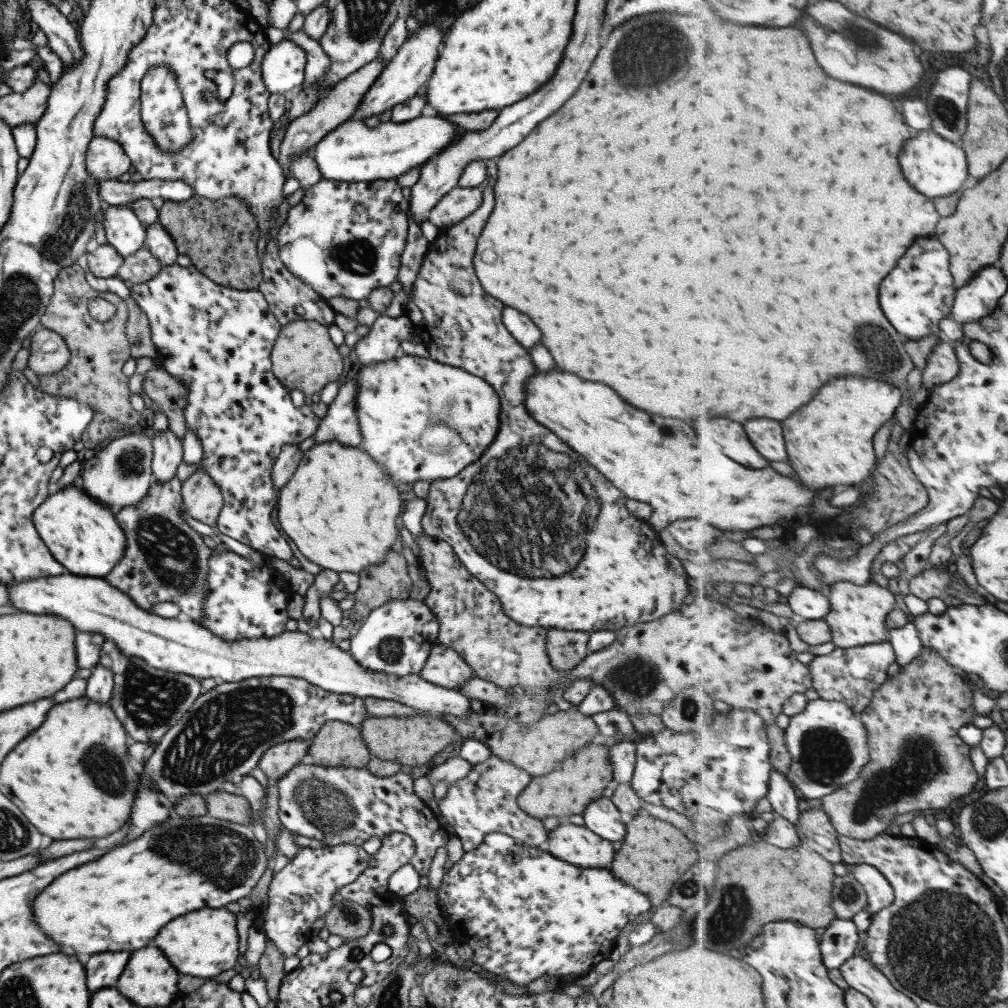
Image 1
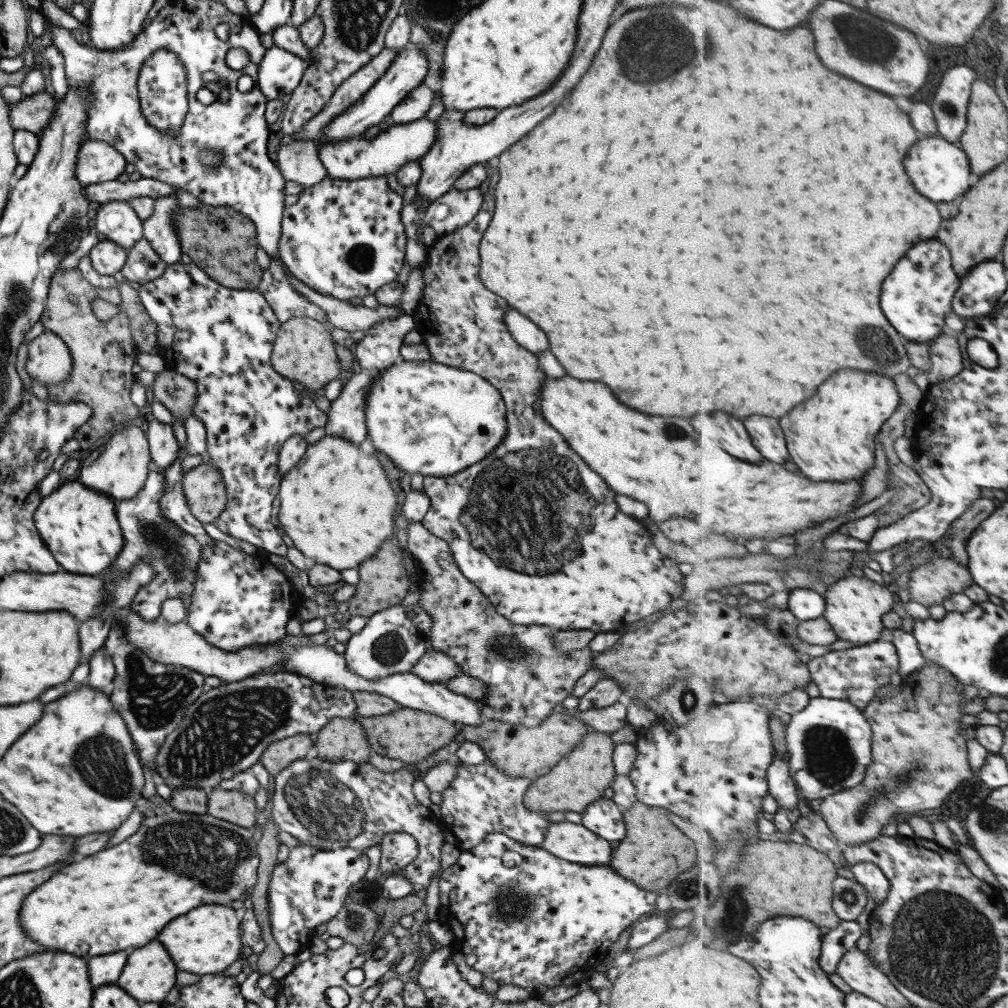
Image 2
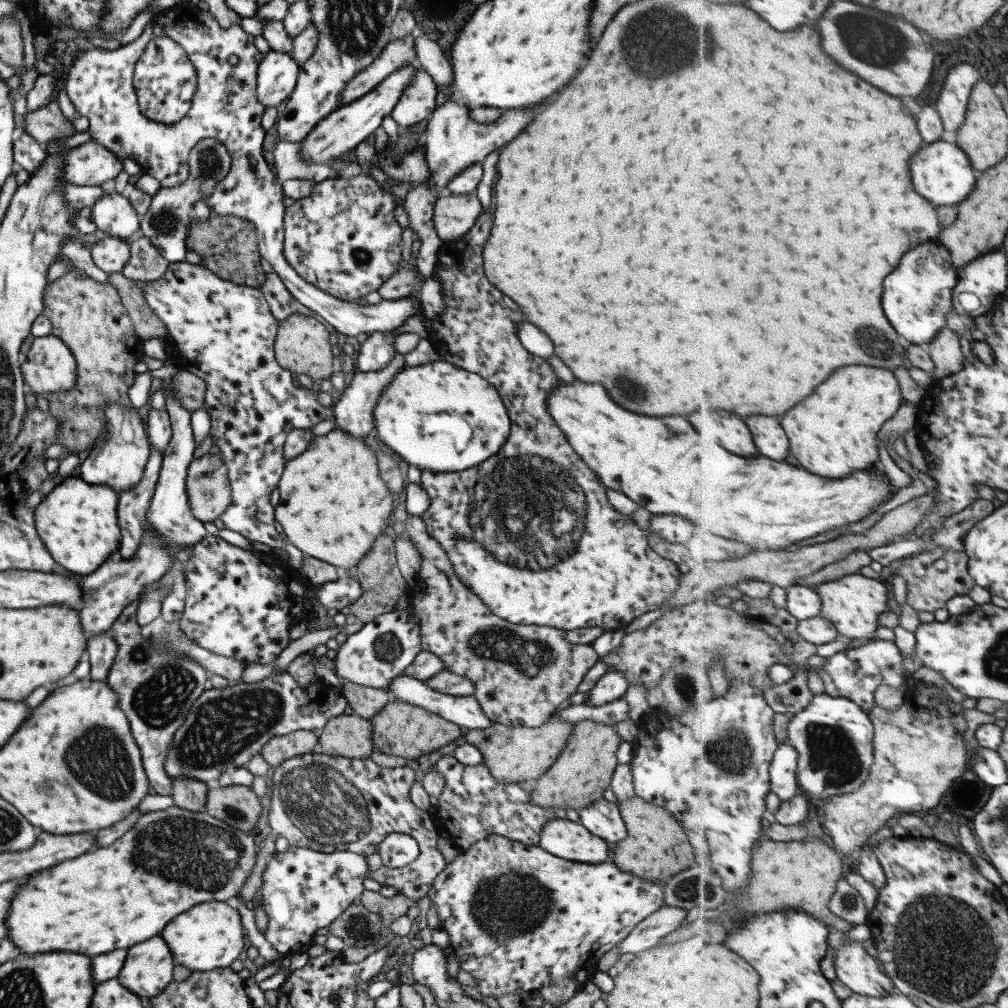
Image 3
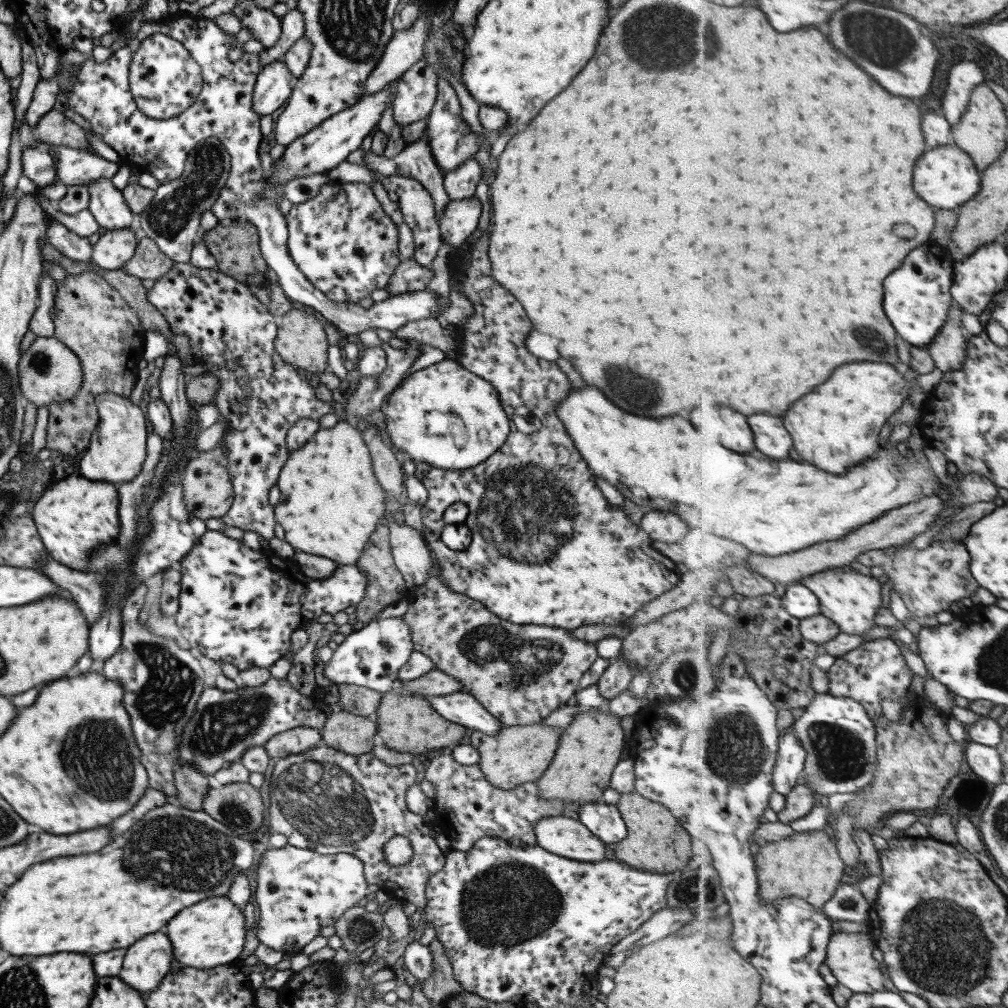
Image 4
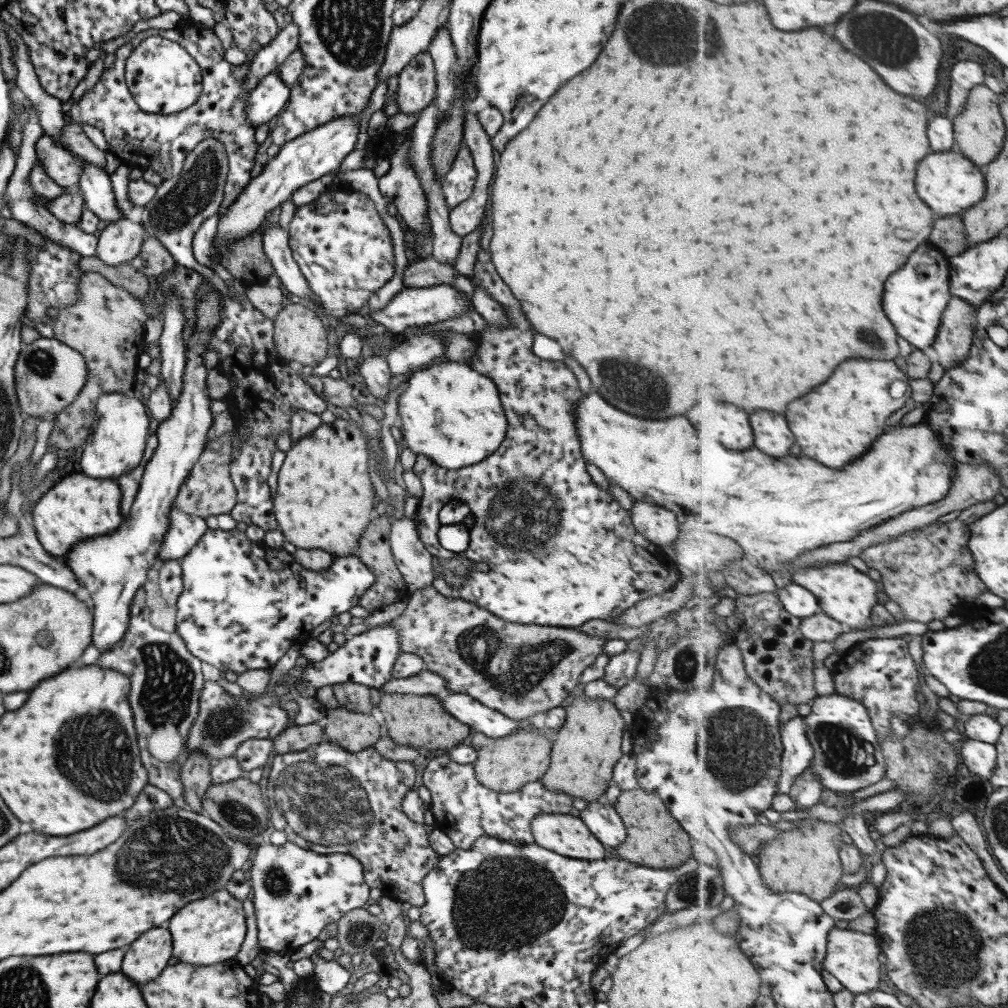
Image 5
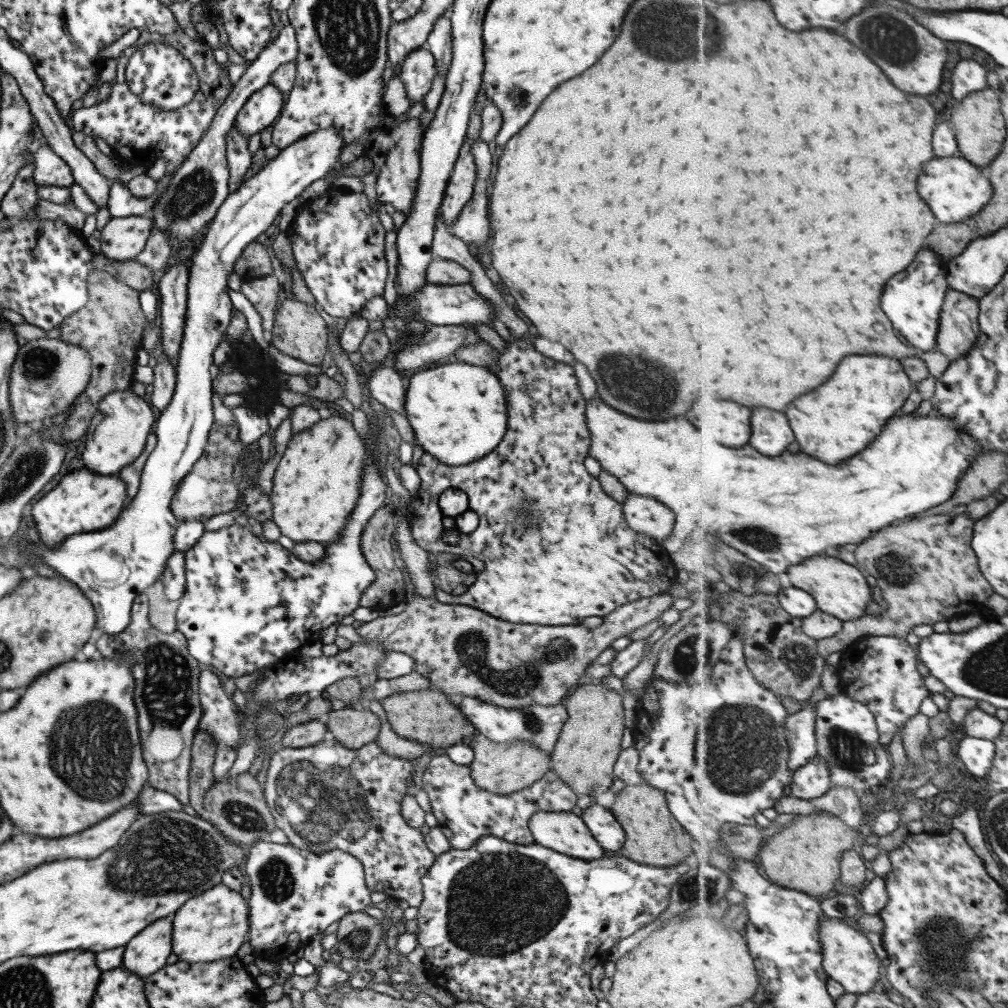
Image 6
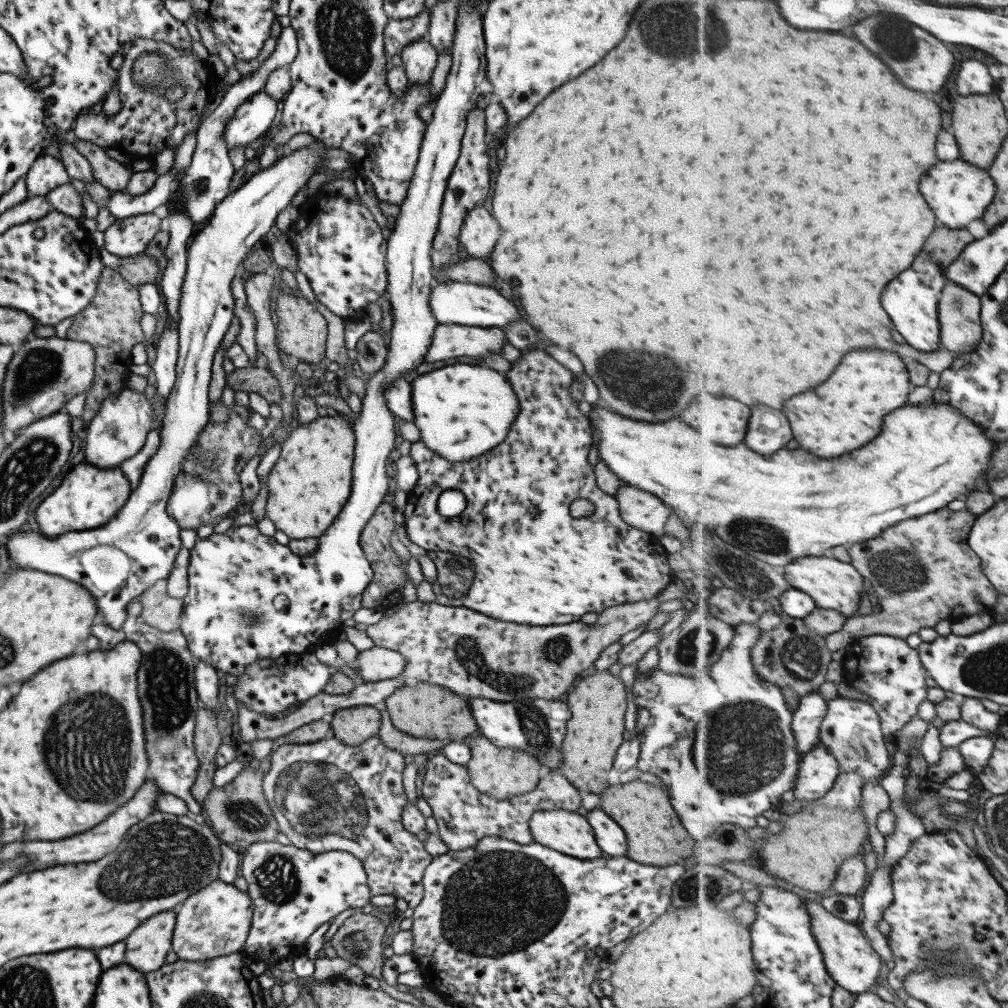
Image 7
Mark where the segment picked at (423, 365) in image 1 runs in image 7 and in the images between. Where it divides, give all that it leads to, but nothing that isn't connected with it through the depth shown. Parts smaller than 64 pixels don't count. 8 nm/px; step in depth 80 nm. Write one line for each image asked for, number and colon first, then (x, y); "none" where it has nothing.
2: (429, 418)
3: (435, 416)
4: (443, 415)
5: (450, 413)
6: (457, 411)
7: (461, 411)

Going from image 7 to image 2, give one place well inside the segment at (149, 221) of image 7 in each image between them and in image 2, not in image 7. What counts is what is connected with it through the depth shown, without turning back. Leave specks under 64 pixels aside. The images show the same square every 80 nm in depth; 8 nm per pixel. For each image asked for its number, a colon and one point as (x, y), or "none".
2: (106, 258)
3: (110, 254)
4: (114, 248)
5: (118, 242)
6: (120, 239)

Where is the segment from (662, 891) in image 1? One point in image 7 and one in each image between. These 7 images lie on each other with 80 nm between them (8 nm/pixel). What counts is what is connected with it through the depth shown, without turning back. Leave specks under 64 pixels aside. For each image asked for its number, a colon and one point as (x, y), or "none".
2: (653, 852)
3: (656, 847)
4: (655, 842)
5: (654, 838)
6: (655, 838)
7: (655, 836)

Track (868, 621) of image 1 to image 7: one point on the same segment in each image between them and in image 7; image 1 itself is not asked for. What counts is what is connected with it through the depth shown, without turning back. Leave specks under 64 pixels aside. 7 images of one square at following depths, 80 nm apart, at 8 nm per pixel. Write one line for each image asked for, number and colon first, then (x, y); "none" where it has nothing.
2: (855, 607)
3: (854, 603)
4: (851, 600)
5: (845, 594)
6: (840, 589)
7: (834, 585)

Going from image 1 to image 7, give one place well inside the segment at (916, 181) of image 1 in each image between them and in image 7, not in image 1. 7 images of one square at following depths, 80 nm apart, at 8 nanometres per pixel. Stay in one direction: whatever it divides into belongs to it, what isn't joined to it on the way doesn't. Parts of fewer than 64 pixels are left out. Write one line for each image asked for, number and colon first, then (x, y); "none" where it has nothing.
2: (942, 172)
3: (944, 174)
4: (947, 177)
5: (949, 182)
6: (957, 190)
7: (959, 192)

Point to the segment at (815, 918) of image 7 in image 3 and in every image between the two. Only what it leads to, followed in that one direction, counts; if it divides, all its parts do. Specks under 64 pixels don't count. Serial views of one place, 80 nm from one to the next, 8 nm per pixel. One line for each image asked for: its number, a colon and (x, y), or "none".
3: (855, 967)
4: (850, 955)
5: (853, 957)
6: (850, 958)

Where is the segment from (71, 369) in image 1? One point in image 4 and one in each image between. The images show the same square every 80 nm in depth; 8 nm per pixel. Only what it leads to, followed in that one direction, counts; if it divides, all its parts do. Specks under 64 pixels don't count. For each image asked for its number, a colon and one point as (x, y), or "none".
2: (102, 353)
3: (87, 316)
4: (91, 319)

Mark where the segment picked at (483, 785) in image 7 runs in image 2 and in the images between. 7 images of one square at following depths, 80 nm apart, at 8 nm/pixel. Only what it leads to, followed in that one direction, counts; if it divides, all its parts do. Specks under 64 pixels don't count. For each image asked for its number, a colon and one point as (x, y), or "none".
2: (517, 750)
3: (511, 754)
4: (514, 755)
5: (505, 764)
6: (502, 768)

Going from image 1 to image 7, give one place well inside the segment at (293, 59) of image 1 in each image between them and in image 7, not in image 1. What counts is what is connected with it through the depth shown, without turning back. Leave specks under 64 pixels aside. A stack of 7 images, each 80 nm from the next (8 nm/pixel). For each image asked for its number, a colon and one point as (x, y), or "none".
2: (278, 73)
3: (276, 75)
4: (272, 87)
5: (268, 97)
6: (262, 108)
7: (250, 119)

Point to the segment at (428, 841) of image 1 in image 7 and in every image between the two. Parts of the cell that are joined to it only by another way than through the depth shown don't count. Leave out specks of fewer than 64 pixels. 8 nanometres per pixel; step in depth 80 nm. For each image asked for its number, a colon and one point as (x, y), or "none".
2: (329, 805)
3: (327, 803)
4: (325, 800)
5: (325, 799)
6: (324, 797)
7: (326, 796)

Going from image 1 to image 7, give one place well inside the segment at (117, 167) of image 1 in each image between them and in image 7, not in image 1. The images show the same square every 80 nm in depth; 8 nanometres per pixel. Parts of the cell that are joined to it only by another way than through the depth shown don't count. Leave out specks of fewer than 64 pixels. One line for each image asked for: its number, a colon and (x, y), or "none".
2: (96, 162)
3: (89, 164)
4: (72, 167)
5: (62, 167)
6: (49, 170)
7: (47, 172)

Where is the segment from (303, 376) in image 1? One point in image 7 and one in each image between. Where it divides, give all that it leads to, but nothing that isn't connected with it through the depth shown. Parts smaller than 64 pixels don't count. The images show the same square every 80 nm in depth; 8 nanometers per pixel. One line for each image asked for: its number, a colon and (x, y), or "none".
2: (302, 351)
3: (301, 345)
4: (300, 342)
5: (298, 336)
6: (299, 332)
7: (300, 331)

